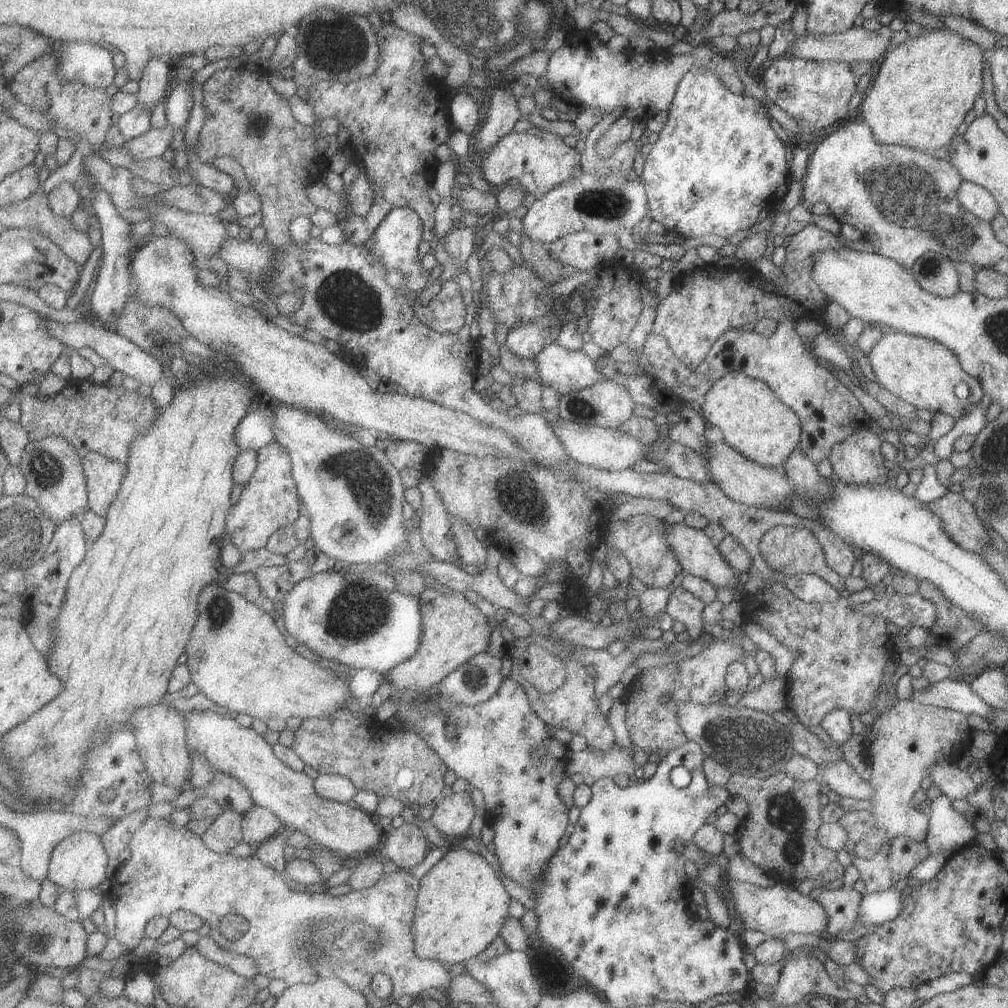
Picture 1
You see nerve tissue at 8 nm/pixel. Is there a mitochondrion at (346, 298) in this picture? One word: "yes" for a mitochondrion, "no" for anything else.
yes

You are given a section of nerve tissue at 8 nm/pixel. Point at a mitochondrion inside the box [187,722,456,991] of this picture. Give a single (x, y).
(305, 941)

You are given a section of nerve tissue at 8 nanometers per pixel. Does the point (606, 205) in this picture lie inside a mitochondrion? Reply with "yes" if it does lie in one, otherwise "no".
yes

